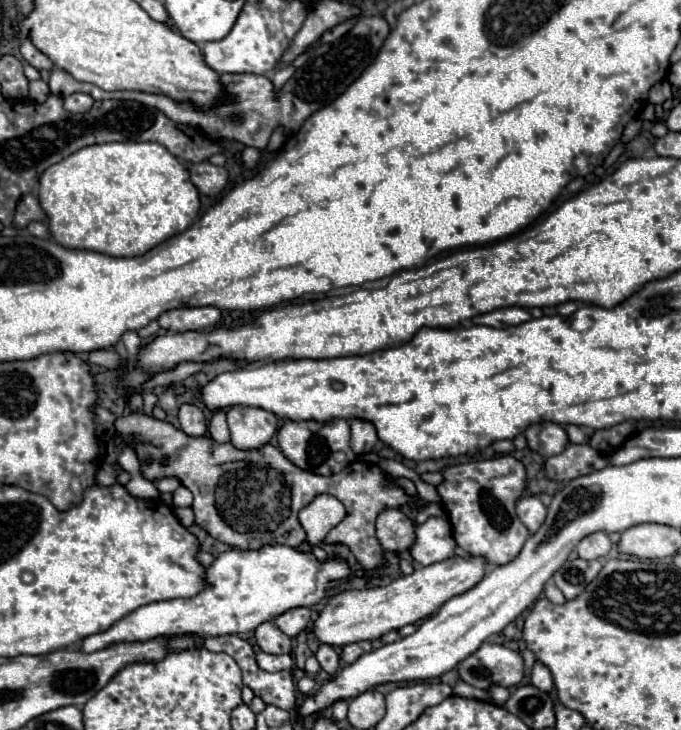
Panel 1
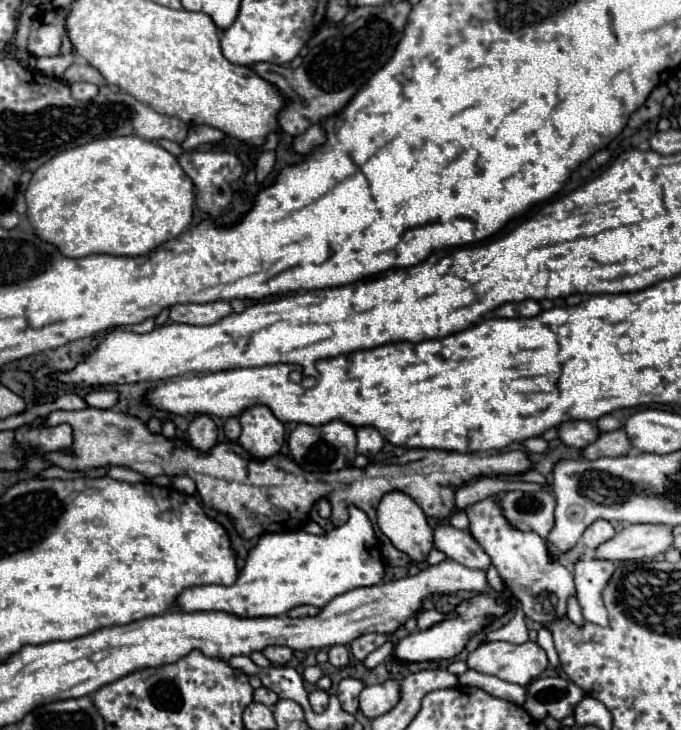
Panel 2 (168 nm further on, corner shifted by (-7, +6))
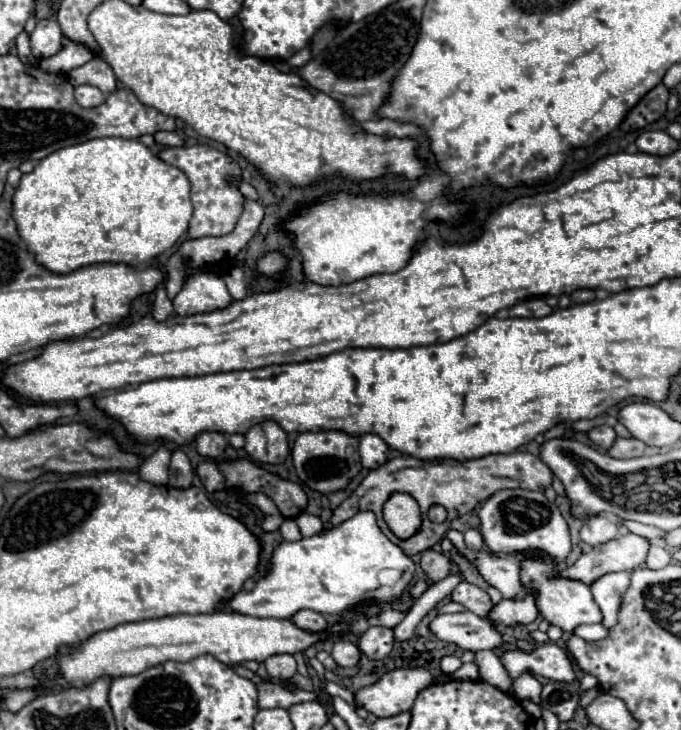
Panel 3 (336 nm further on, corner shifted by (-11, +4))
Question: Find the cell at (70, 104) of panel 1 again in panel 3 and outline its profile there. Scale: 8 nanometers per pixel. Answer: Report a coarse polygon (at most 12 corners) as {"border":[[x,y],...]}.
{"border":[[77,86],[75,100],[83,108],[105,102],[95,86]]}

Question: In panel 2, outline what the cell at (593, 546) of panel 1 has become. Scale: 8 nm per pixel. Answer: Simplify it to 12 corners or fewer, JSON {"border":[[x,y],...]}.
{"border":[[597,520],[581,536],[587,548],[595,550],[615,536],[607,520]]}

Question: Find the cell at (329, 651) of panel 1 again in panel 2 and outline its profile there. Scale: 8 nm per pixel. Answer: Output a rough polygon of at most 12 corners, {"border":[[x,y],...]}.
{"border":[[331,646],[329,662],[345,666],[349,662],[347,646]]}

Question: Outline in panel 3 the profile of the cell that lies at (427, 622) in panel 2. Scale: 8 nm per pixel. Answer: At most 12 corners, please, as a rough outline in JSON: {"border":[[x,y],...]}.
{"border":[[473,612],[439,614],[431,634],[461,650],[495,650],[503,636]]}

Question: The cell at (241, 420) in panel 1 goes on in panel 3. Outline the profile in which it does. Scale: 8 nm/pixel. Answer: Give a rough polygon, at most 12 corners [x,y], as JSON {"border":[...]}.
{"border":[[273,420],[245,434],[245,450],[257,464],[281,464],[287,434]]}

